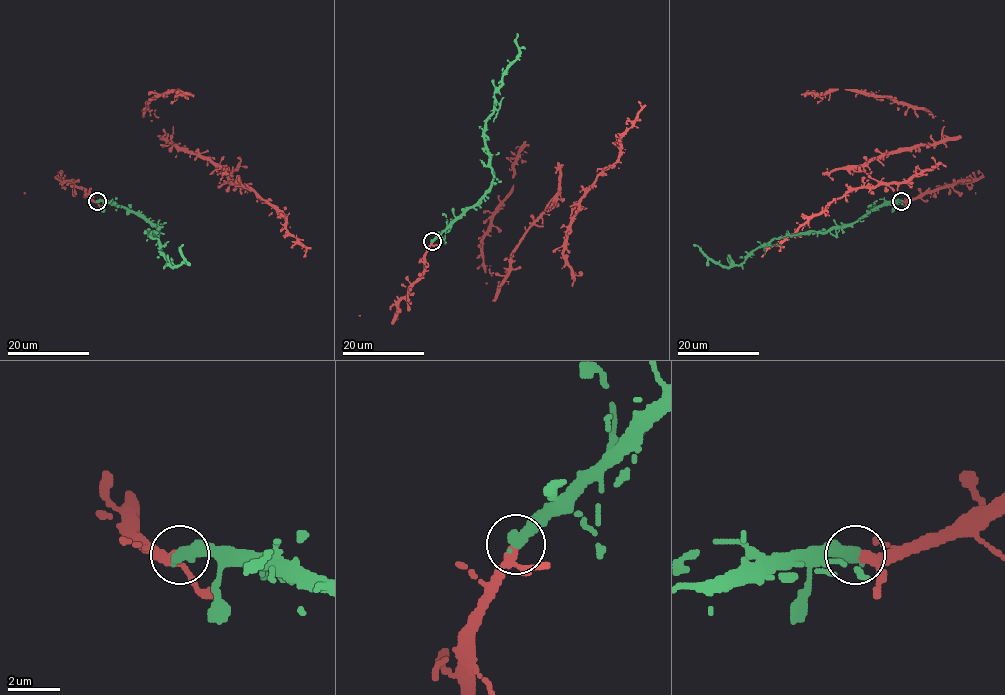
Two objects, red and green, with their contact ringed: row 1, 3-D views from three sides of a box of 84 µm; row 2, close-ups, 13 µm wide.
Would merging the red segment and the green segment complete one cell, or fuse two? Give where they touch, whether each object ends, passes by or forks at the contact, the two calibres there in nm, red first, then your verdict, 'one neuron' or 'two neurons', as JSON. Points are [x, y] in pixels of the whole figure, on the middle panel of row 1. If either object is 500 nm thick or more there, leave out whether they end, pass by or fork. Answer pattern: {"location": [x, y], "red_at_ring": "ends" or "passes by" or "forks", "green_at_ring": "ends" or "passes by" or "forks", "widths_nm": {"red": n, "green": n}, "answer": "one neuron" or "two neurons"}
{"location": [432, 241], "red_at_ring": "passes by", "green_at_ring": "ends", "widths_nm": {"red": 260, "green": 480}, "answer": "one neuron"}

